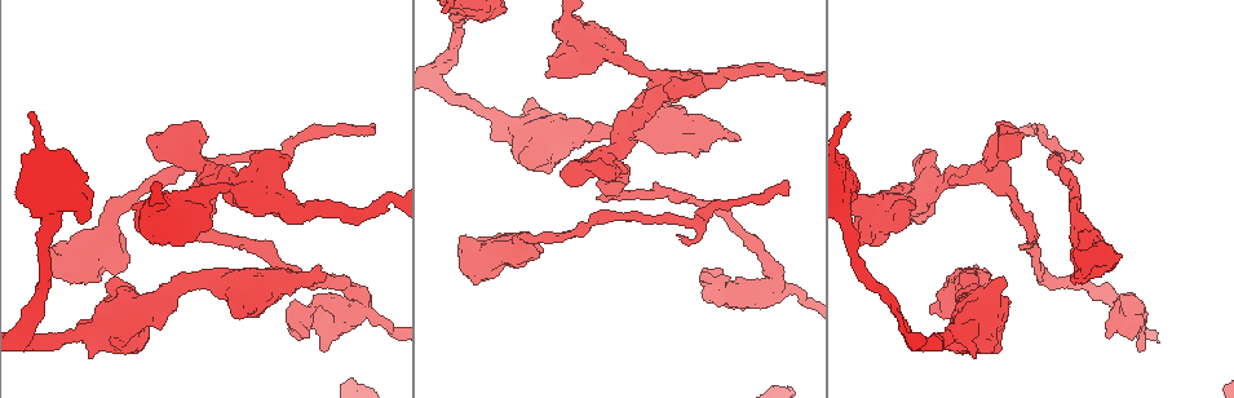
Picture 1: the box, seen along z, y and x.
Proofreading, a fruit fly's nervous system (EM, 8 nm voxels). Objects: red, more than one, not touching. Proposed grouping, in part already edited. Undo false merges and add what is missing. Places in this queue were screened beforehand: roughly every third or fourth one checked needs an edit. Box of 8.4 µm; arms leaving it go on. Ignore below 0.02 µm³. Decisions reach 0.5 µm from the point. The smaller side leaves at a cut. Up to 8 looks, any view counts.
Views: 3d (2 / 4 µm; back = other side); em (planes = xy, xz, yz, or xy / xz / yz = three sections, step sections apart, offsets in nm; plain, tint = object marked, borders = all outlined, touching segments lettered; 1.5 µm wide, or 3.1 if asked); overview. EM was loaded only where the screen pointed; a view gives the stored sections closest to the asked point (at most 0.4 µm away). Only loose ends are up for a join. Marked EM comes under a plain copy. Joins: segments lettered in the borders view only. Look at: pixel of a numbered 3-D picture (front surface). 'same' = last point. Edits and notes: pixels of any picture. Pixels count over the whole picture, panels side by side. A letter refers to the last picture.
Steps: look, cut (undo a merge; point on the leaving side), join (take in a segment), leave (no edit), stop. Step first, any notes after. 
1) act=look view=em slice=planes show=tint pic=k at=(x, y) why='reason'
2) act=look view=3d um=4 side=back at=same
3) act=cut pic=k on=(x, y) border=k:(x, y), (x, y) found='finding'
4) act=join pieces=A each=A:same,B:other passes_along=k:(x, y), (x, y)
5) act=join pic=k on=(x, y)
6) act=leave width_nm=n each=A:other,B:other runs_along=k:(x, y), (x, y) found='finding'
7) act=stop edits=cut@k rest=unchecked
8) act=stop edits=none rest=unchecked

act=look view=3d um=2 pic=1 at=(459, 236) why='branch stops here'

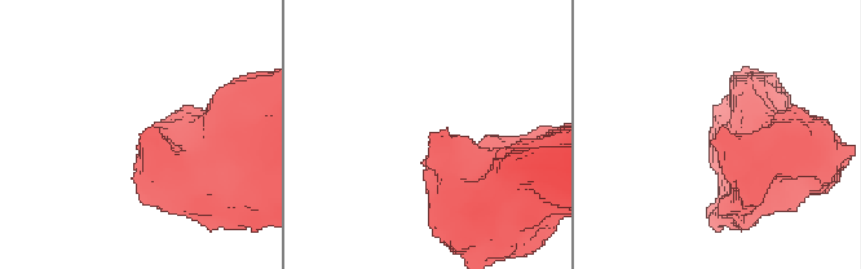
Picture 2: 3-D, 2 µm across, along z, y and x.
act=look view=em slice=yz step=8 show=borders pic=2 at=(716, 135) why='now the EM'

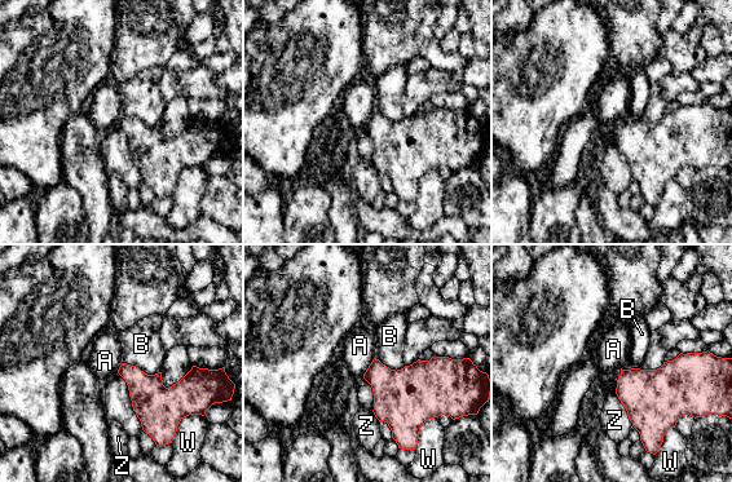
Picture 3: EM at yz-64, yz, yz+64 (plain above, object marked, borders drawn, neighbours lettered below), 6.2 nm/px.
act=look view=em slice=planes show=borders at=same

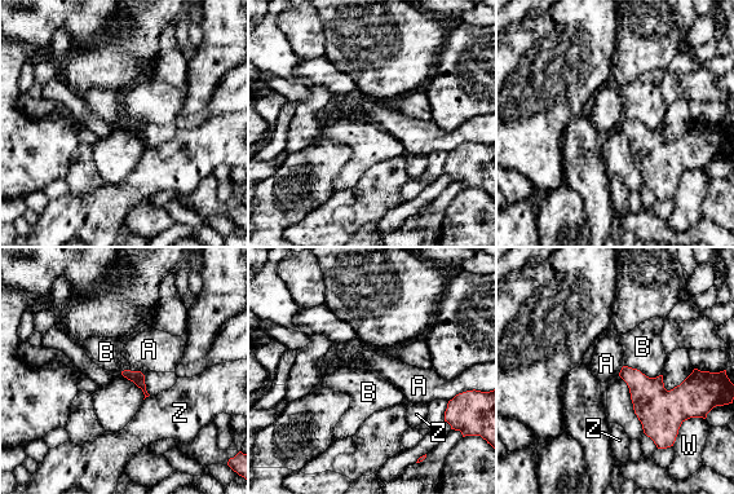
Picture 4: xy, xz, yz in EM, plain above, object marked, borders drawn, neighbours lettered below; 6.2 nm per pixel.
act=leave longest_contact=B:240nm each=A:other,B:other,W:other,Z:other found='none of them fits'

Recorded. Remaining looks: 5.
act=look view=em slice=xy step=8 show=borders pic=1 at=(326, 274) why='an open end'

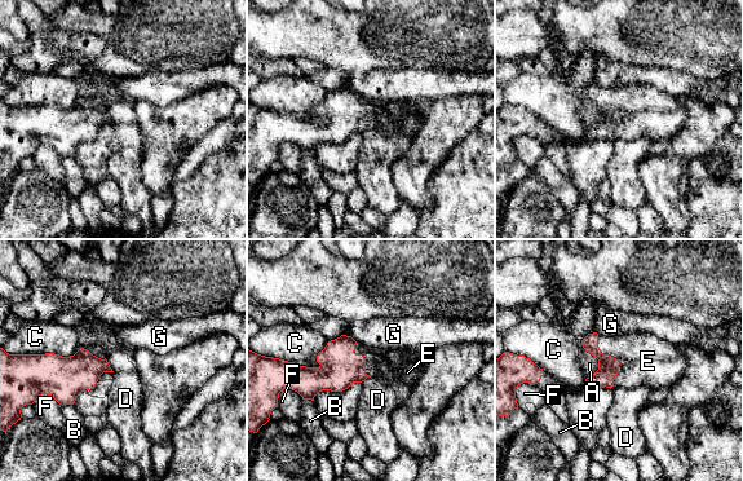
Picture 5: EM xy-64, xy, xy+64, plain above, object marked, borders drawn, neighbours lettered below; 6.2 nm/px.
act=join pieces=E each=A:other,B:other,C:other,D:other,E:same,F:other,G:other passes_along=5:(607, 366), (604, 354), (644, 357) found='the neuron continues'

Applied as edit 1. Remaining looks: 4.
act=look view=em slice=planes show=borders pic=1 at=(372, 131) why='branch stops here'

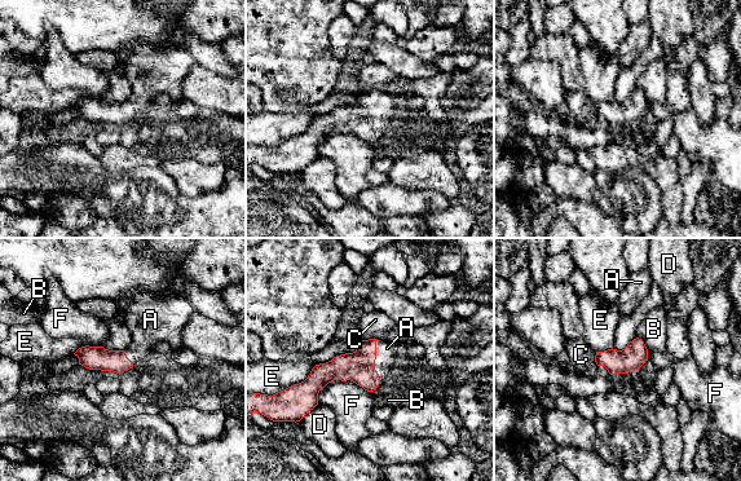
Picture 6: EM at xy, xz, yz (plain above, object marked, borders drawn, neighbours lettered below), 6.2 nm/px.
act=join pieces=A each=A:same,B:other,C:other,D:other,E:other,F:other passes_along=6:(358, 366), (375, 358), (387, 348) found='it goes on there'

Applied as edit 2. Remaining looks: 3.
act=stop edits=join@5,join@6 rest=unchecked

